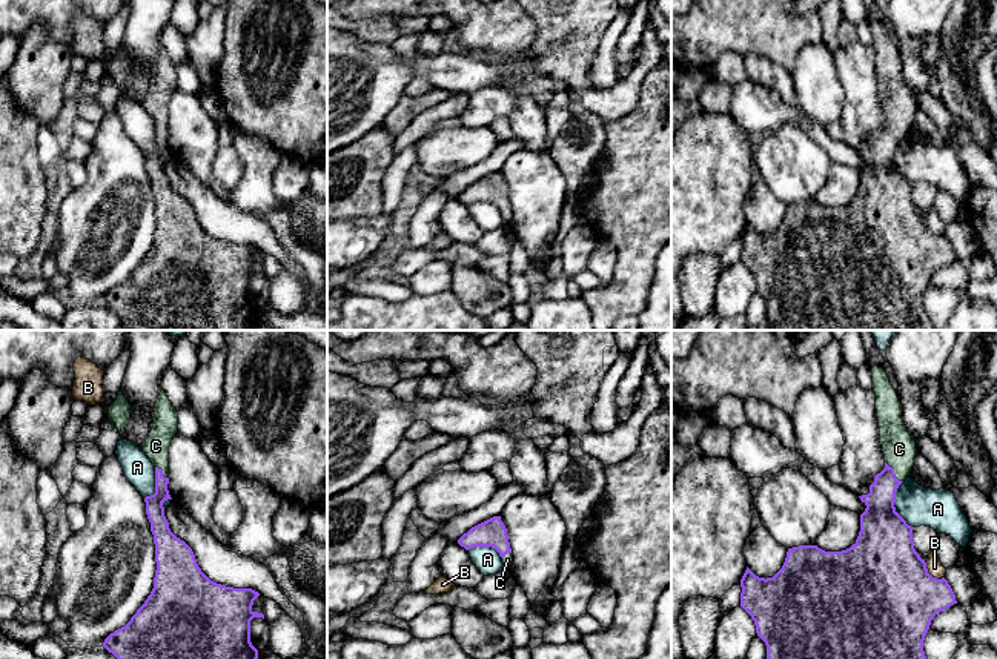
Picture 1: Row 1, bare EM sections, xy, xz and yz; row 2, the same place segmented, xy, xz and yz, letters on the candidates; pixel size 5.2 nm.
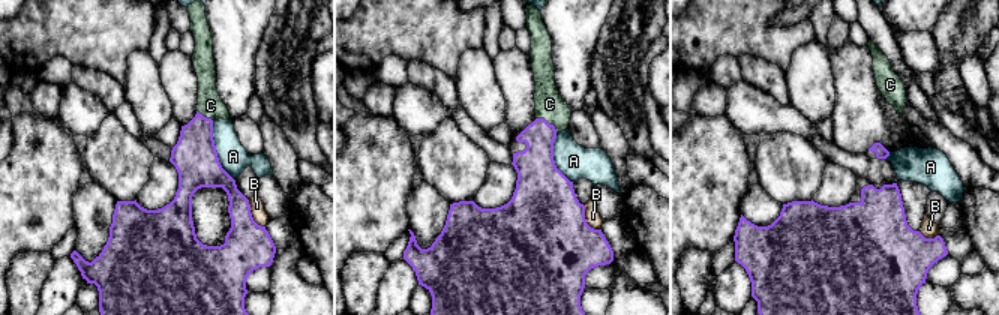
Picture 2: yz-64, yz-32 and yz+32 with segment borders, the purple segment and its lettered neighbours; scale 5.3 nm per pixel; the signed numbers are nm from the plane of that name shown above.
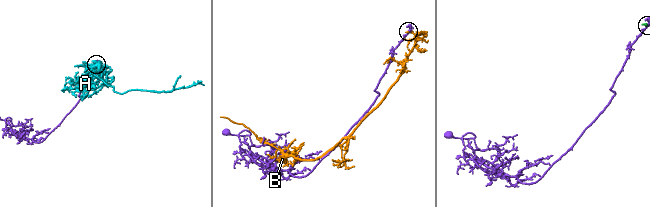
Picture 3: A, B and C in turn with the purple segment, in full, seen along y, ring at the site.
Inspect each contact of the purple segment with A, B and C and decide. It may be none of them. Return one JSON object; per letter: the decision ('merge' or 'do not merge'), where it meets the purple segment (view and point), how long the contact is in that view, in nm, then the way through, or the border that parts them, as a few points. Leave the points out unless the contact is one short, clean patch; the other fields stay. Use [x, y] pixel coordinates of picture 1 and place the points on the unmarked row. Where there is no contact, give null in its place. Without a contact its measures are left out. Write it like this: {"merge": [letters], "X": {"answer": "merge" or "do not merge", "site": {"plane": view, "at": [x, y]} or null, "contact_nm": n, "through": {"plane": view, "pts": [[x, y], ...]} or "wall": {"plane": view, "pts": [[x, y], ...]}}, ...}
{"merge": ["C"], "A": {"answer": "do not merge", "site": {"plane": "yz", "at": [893, 160]}, "contact_nm": 260}, "B": {"answer": "do not merge", "site": {"plane": "yz", "at": [930, 231]}, "contact_nm": 130}, "C": {"answer": "merge", "site": {"plane": "yz", "at": [893, 128]}, "contact_nm": 140, "through": {"plane": "yz", "pts": [[881, 174], [882, 146], [893, 128], [899, 120], [899, 105]]}}}

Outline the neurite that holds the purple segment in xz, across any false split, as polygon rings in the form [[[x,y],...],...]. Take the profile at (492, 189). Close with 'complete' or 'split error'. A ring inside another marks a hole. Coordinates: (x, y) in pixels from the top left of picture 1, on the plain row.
[[[493,172],[472,183],[458,195],[458,200],[465,206],[473,203],[492,203],[499,209],[505,226],[512,221],[513,209],[510,204],[507,184],[501,177],[501,172]]] | split error

